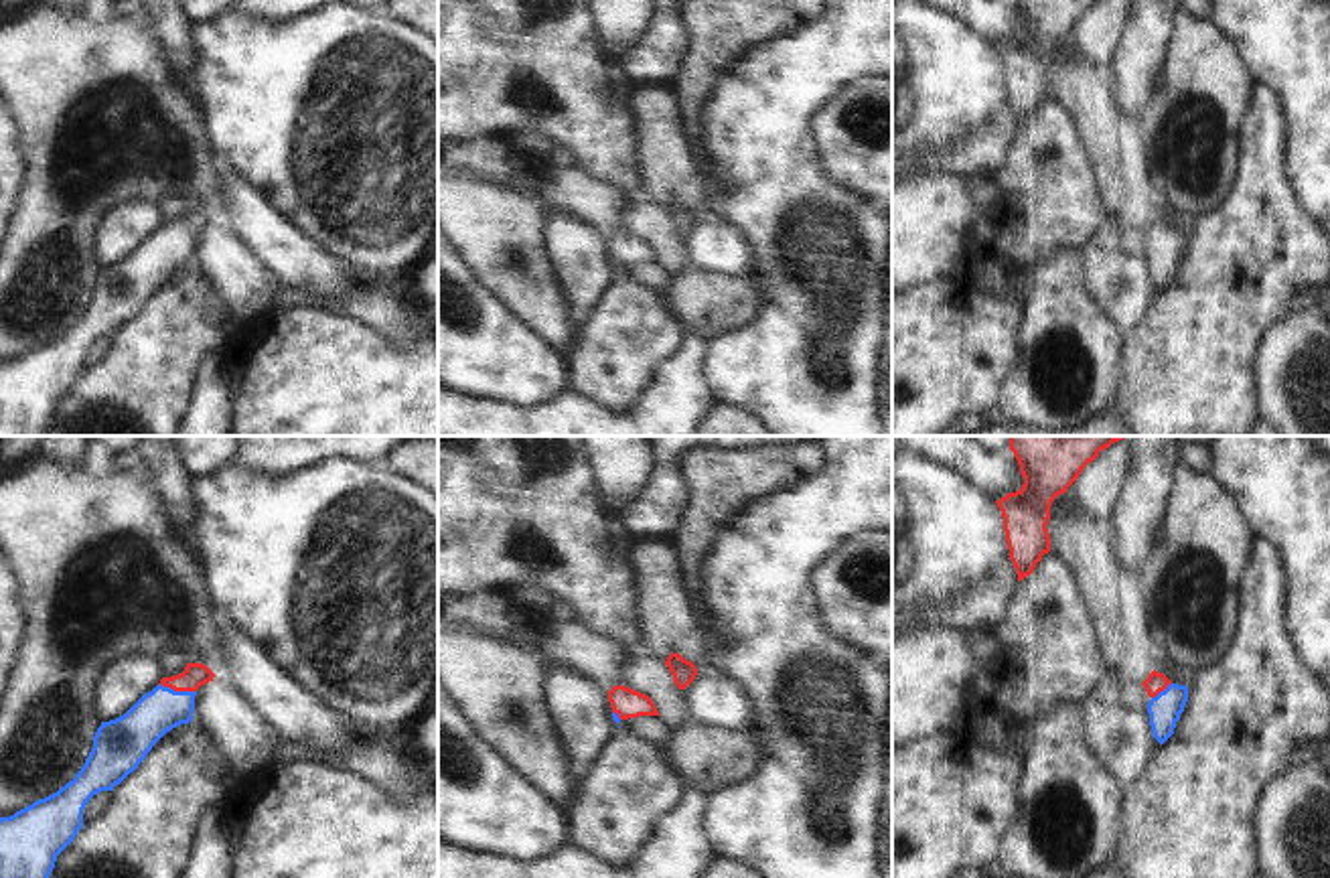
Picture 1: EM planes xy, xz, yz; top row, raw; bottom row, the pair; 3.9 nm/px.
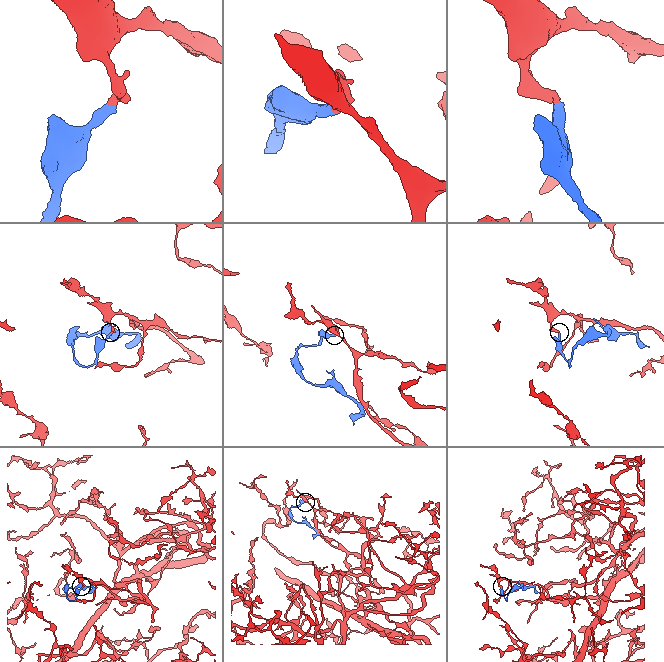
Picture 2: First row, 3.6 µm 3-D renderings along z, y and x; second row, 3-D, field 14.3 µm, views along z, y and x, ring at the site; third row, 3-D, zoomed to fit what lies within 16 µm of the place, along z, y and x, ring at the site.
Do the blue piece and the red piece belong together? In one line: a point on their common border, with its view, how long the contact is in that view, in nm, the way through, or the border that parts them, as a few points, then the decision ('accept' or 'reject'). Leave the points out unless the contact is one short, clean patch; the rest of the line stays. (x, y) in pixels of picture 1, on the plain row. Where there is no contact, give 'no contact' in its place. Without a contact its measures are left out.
contact xy (177, 238); length 160 nm; way xy (157, 258), (177, 238), (195, 220); accept

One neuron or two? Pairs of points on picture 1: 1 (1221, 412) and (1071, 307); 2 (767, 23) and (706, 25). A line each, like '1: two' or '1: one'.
1: two
2: one

